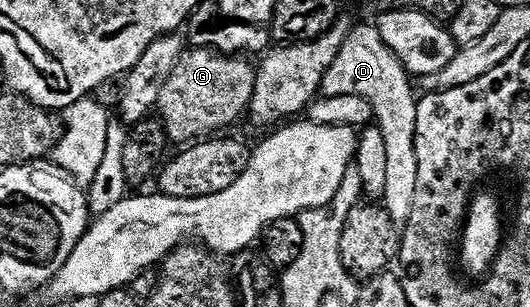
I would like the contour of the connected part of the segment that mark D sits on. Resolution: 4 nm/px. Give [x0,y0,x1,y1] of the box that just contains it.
[321,24,418,226]

